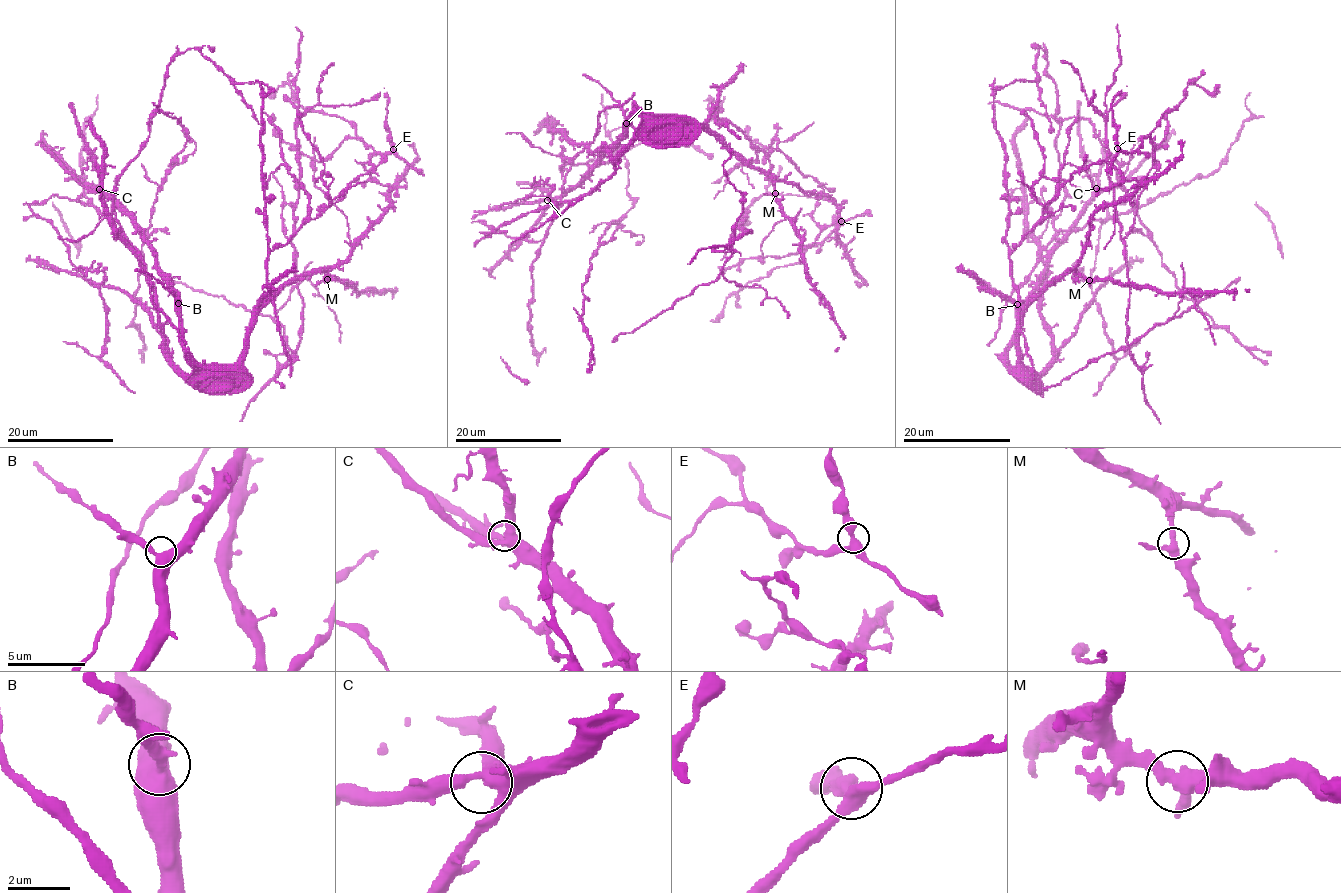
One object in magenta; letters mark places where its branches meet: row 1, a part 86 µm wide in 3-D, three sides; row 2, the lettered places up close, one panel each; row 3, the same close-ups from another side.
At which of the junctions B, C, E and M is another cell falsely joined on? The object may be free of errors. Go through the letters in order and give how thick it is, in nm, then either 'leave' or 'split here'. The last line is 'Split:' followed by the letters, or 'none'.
B: 420 nm | leave
C: 400 nm | leave
E: 400 nm | leave
M: 400 nm | leave
Split: none

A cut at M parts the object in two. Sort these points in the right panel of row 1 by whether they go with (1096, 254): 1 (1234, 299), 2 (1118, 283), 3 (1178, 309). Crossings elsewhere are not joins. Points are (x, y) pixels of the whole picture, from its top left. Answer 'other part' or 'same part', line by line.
1: other part
2: other part
3: same part

